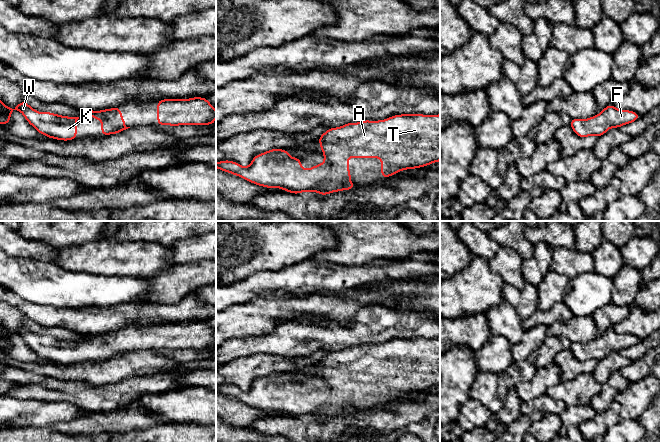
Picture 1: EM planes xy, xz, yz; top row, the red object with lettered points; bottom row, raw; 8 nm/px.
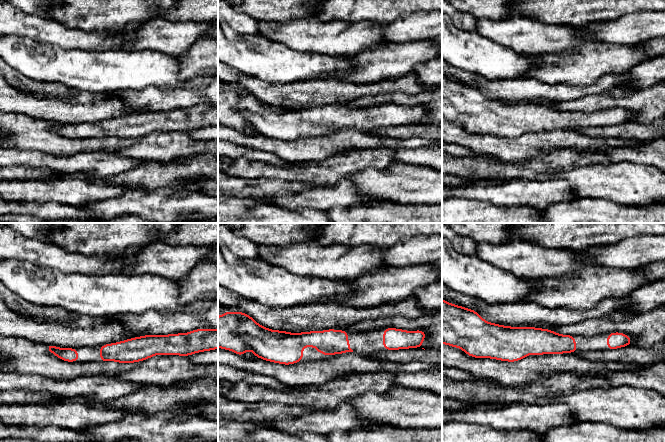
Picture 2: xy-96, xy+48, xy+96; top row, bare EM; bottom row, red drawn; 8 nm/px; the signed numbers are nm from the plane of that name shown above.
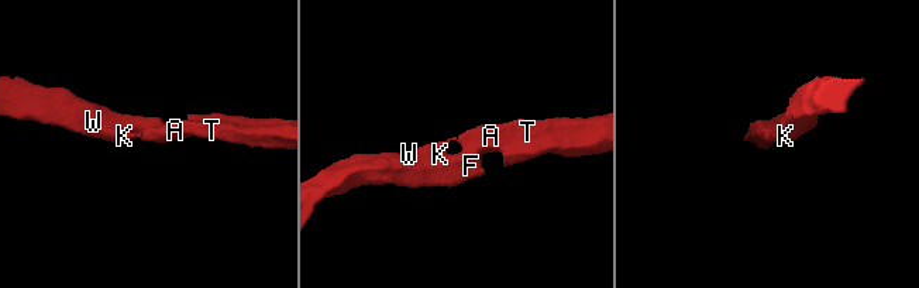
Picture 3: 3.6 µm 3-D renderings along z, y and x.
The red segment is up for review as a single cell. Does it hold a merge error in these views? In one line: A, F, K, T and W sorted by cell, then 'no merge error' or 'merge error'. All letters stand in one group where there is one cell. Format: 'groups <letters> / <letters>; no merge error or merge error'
groups A F K T W; no merge error

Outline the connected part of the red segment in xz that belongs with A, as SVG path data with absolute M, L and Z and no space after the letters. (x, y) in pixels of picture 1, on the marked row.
M399 114L384 120L345 123L341 127L328 128L318 137L318 140L325 162L308 169L302 168L300 158L291 157L288 150L277 148L254 156L247 167L231 160L223 160L216 162L216 168L255 185L279 188L292 194L318 192L321 196L325 196L333 192L352 190L355 189L355 183L350 181L351 171L348 168L348 159L351 157L380 158L381 178L439 162L440 114Z

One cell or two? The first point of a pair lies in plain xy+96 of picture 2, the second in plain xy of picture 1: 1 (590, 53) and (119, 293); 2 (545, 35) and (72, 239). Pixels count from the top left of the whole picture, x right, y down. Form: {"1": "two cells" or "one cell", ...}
{"1": "two cells", "2": "two cells"}

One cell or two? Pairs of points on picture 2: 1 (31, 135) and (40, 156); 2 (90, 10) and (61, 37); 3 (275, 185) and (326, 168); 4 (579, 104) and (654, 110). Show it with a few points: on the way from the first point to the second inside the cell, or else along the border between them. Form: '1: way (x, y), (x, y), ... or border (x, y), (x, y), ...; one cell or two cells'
1: border (15, 147), (42, 150), (61, 157); two cells
2: border (50, 18), (73, 28), (95, 32); two cells
3: border (263, 177), (284, 180), (286, 182); two cells
4: way (598, 101), (635, 102); one cell

